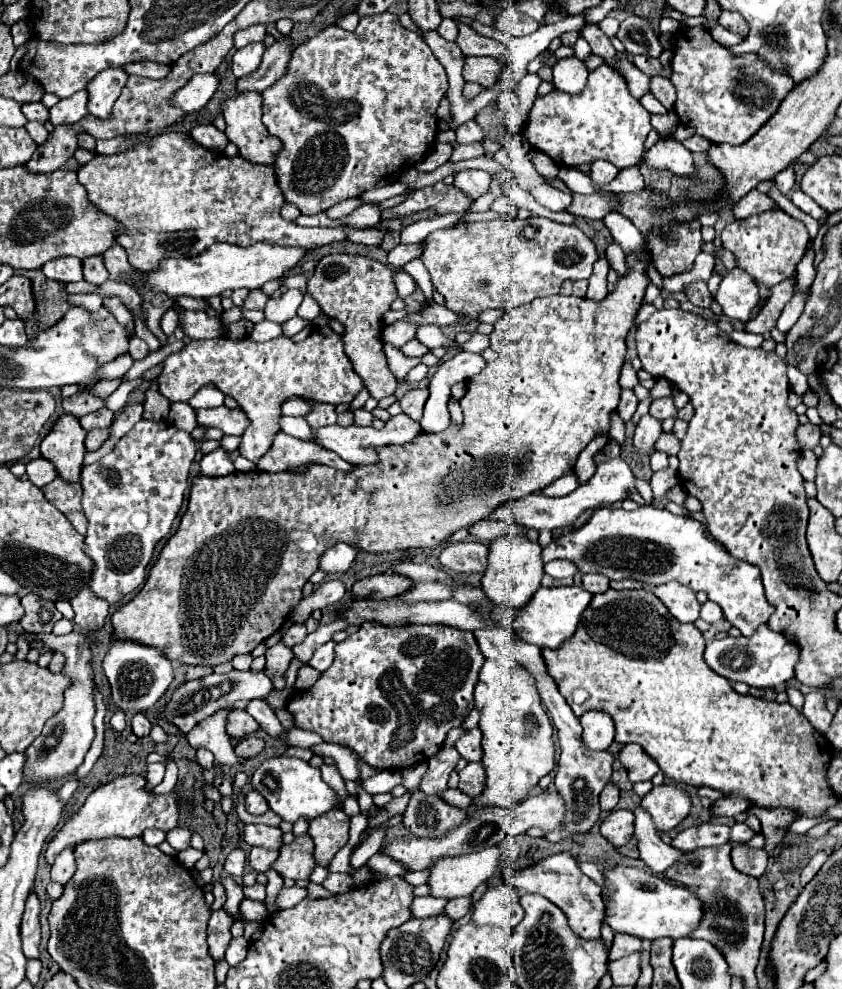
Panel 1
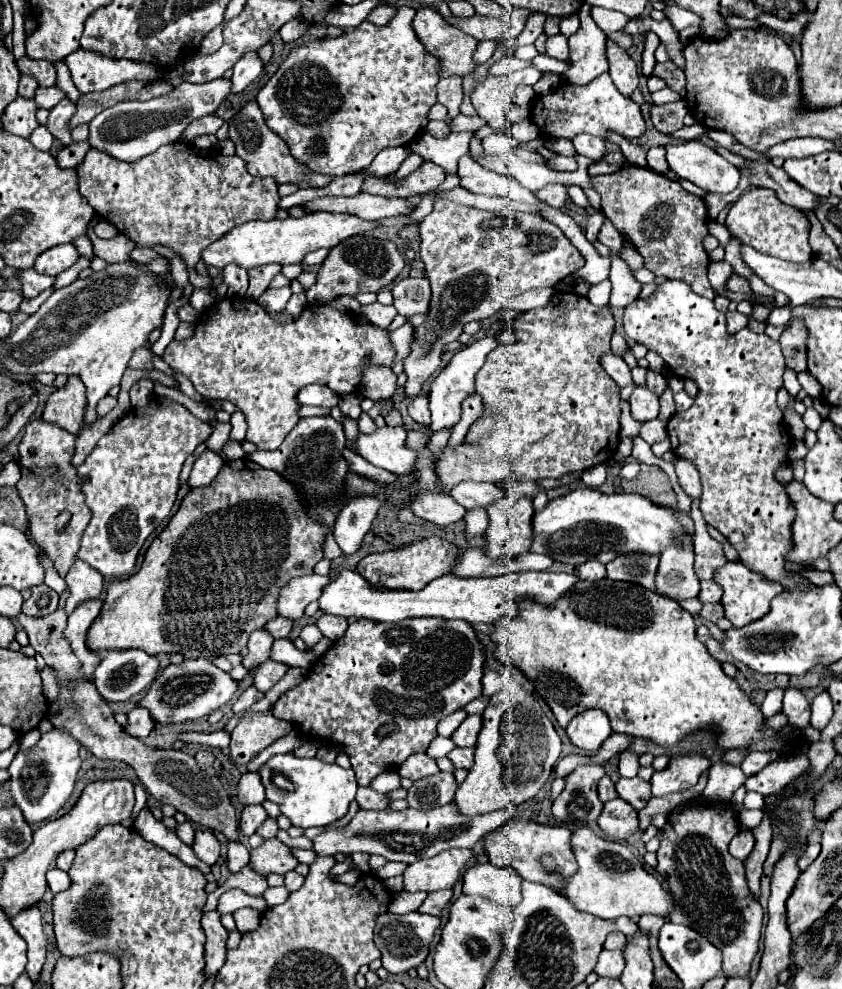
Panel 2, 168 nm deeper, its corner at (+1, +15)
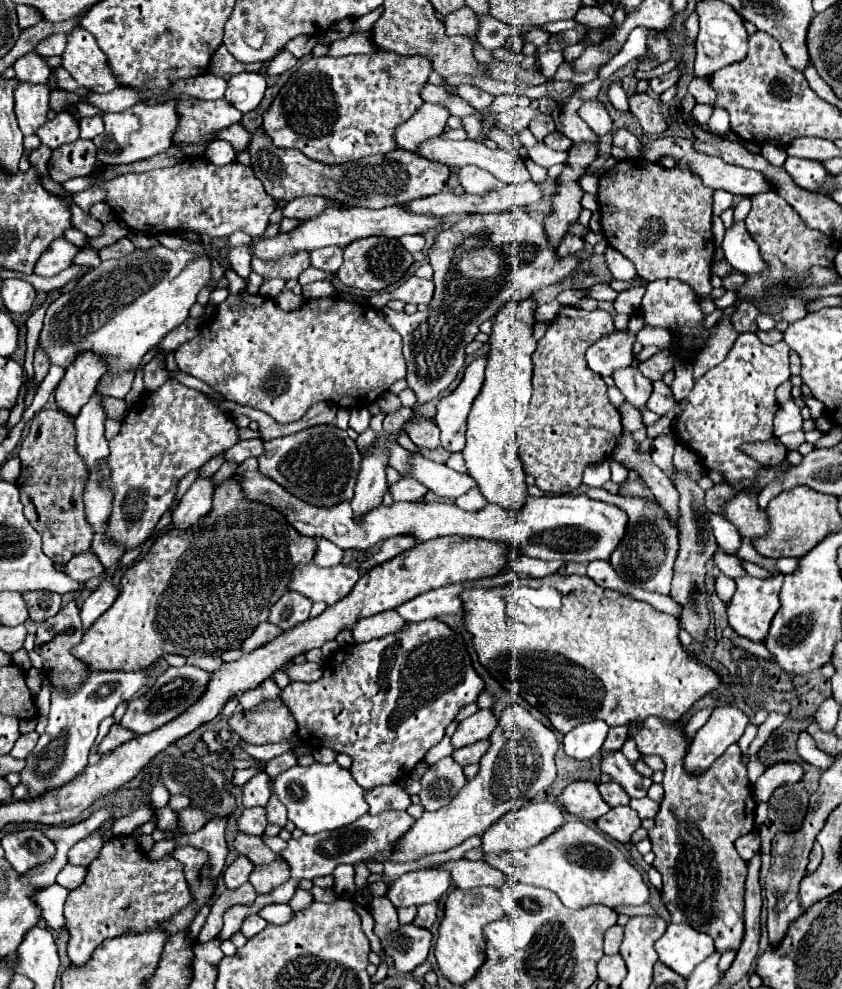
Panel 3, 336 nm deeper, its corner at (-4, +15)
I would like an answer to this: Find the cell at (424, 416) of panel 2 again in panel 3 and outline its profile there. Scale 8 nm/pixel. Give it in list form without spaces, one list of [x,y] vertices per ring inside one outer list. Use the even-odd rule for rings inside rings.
[[[433,419],[415,421],[413,425],[407,427],[407,435],[417,447],[429,447],[429,449],[439,447],[439,427],[435,425]]]

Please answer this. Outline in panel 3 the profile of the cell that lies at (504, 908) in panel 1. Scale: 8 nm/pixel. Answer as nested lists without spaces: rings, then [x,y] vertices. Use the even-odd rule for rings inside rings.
[[[459,859],[459,861],[449,861],[439,865],[443,869],[451,871],[453,883],[459,889],[475,889],[475,887],[493,887],[501,891],[501,906],[503,913],[509,915],[515,911],[517,903],[513,897],[511,885],[513,881],[507,881],[507,875],[501,873],[499,869],[491,867],[485,861],[469,861],[469,859]]]

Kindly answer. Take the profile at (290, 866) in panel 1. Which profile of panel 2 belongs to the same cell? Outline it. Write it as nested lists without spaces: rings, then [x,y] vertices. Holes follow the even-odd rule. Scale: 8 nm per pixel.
[[[278,839],[264,841],[258,849],[250,851],[250,867],[262,877],[268,877],[270,873],[288,873],[298,865],[298,861],[292,857],[290,847],[280,843]]]

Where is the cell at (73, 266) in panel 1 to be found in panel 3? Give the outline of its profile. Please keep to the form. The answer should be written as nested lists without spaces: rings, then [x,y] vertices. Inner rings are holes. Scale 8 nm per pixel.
[[[57,239],[39,257],[39,261],[35,265],[35,273],[41,277],[53,277],[53,275],[61,273],[63,269],[67,269],[73,263],[77,253],[79,253],[79,247],[75,247],[73,243],[69,243],[65,239]]]

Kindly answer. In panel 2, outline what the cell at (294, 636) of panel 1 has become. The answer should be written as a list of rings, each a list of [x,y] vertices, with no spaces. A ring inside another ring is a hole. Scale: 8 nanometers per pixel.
[[[276,617],[274,621],[270,621],[268,625],[264,625],[264,629],[274,637],[274,639],[284,639],[288,637],[290,629],[292,629],[292,621],[284,619],[284,617]]]

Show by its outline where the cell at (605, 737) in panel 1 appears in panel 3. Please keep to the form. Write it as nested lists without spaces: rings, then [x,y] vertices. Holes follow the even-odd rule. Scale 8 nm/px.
[[[593,719],[593,721],[581,723],[565,735],[563,749],[569,757],[575,757],[579,761],[591,759],[601,751],[601,745],[607,733],[609,733],[609,725],[605,721]]]

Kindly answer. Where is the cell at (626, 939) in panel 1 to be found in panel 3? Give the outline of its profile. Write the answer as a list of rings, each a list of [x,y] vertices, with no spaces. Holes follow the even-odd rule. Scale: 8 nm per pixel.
[[[613,925],[611,929],[607,929],[607,933],[605,933],[605,953],[607,955],[619,953],[621,941],[623,941],[623,927]]]

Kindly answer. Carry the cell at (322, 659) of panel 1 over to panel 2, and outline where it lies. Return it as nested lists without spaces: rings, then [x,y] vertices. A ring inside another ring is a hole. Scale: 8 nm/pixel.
[[[276,661],[260,663],[260,667],[254,671],[254,687],[260,691],[268,691],[274,683],[280,681],[280,677],[286,671],[288,671],[288,667],[282,663],[276,663]]]

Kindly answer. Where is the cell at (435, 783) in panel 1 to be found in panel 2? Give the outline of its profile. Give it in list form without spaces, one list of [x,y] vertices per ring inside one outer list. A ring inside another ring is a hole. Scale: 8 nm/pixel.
[[[414,753],[412,757],[408,757],[408,761],[404,765],[398,767],[398,773],[400,773],[400,777],[408,777],[408,779],[416,781],[420,777],[438,773],[438,765],[426,753]]]

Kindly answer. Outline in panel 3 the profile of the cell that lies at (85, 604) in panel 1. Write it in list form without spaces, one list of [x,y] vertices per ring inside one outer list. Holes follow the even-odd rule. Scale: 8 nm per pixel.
[[[87,551],[87,553],[83,553],[83,555],[73,557],[73,559],[65,565],[65,573],[67,573],[73,581],[85,585],[89,579],[99,577],[99,575],[103,573],[103,565],[101,565],[101,561],[97,559],[95,553]]]

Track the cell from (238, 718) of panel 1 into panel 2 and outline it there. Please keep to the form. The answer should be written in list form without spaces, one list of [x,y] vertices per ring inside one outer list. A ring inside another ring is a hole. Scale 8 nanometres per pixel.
[[[250,685],[240,697],[238,697],[238,701],[232,705],[232,709],[234,709],[234,713],[242,713],[242,711],[248,711],[256,701],[260,701],[264,697],[264,693],[262,691],[258,691],[254,685]]]

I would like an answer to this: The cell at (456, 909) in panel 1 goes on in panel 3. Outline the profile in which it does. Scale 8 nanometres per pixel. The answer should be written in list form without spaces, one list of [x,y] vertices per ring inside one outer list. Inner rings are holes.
[[[427,903],[427,905],[421,905],[417,909],[417,917],[415,917],[415,925],[419,927],[431,927],[435,923],[435,913],[437,913],[437,903]]]

